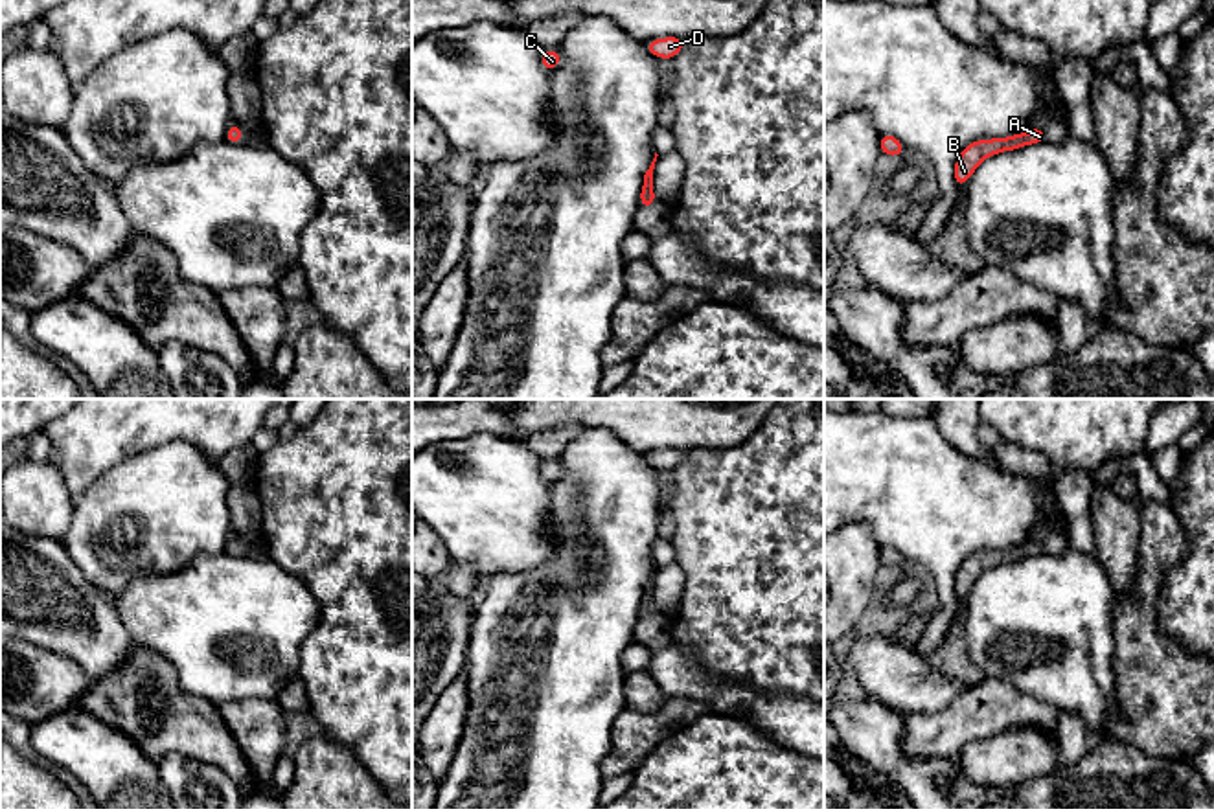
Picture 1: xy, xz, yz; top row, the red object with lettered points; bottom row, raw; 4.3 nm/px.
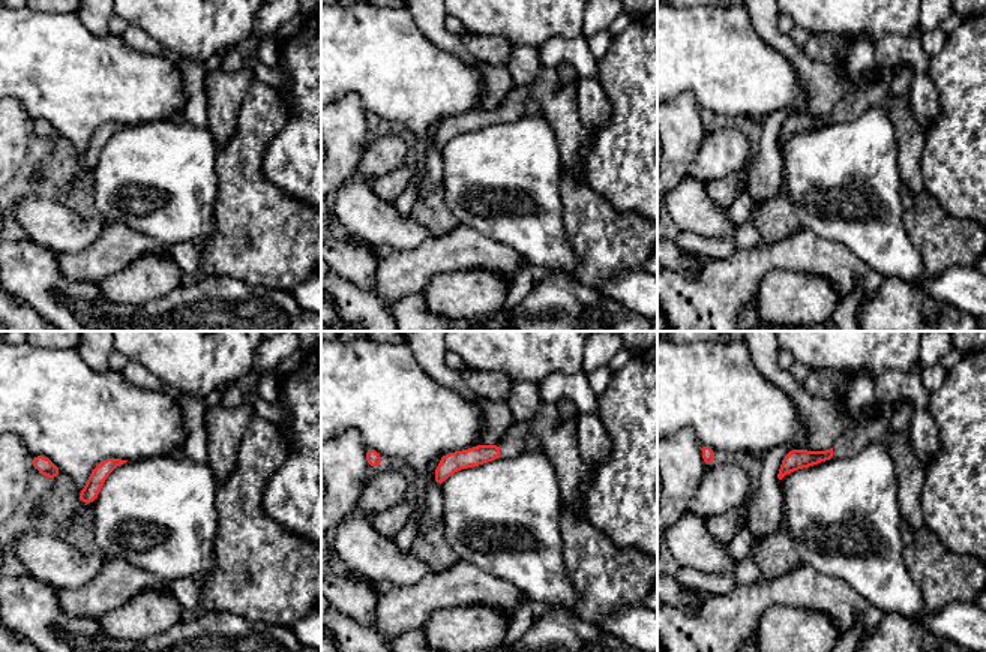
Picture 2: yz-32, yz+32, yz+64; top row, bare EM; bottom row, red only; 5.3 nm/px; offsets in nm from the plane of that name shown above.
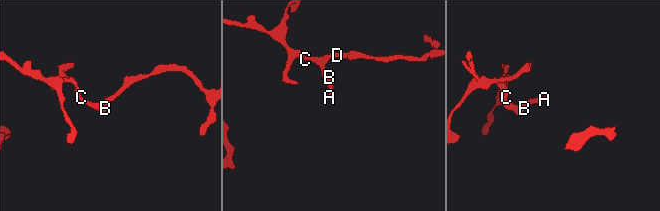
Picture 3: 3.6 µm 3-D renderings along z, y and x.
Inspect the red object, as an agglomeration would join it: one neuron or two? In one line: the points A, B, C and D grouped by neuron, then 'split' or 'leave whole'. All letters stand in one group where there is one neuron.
groups A B C D; leave whole

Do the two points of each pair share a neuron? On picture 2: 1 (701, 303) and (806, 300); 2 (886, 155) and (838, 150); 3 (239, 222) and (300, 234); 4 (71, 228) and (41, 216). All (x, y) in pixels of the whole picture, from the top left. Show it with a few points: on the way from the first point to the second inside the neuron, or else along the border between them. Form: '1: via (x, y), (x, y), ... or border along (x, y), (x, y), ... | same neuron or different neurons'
1: border along (776, 269), (761, 279), (752, 296) | different neurons
2: via (874, 155), (850, 155) | same neuron
3: via (254, 224), (264, 234), (285, 234) | same neuron
4: via (63, 228), (48, 224) | same neuron

